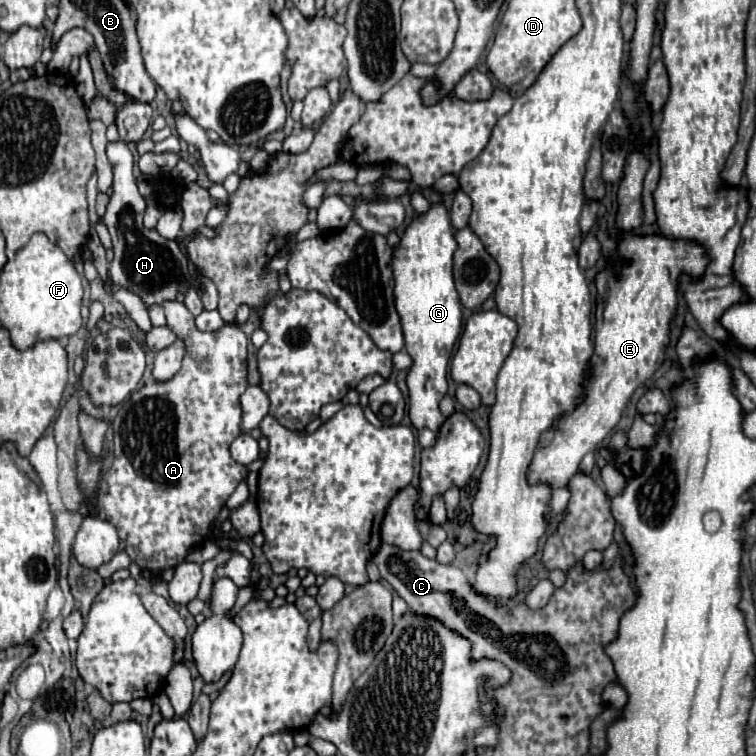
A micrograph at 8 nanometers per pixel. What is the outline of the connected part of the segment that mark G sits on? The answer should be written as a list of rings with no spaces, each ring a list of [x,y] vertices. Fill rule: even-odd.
[[[432,203],[430,209],[422,215],[416,215],[412,223],[404,229],[400,243],[396,249],[392,249],[392,269],[394,269],[394,295],[396,295],[396,311],[402,319],[402,329],[404,329],[404,343],[406,351],[410,353],[414,367],[408,373],[408,391],[410,391],[410,421],[416,429],[432,429],[438,431],[440,425],[444,423],[444,415],[438,409],[440,399],[447,394],[448,390],[448,366],[452,349],[460,337],[462,331],[462,307],[458,293],[454,289],[454,279],[452,279],[452,255],[458,249],[458,243],[452,233],[452,223],[450,223],[450,213],[442,203]]]

